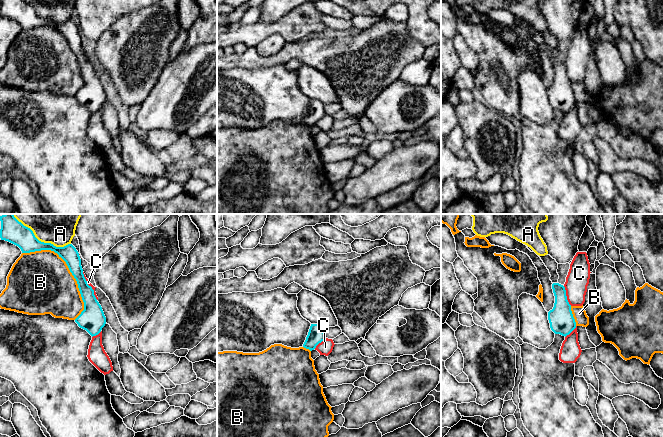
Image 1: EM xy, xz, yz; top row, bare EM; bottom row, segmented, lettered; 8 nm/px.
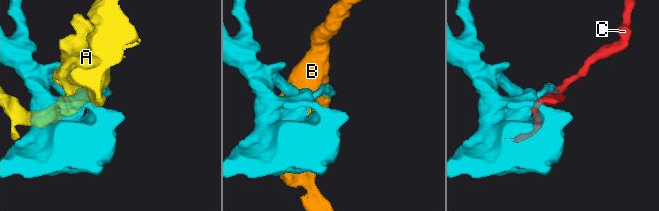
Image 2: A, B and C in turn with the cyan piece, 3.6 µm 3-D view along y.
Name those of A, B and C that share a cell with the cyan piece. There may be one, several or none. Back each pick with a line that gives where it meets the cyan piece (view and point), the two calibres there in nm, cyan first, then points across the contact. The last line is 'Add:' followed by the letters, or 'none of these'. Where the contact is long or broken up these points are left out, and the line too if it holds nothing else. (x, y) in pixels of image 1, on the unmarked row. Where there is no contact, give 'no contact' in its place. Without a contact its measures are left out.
Add: none of these

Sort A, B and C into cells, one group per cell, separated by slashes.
A / B / C

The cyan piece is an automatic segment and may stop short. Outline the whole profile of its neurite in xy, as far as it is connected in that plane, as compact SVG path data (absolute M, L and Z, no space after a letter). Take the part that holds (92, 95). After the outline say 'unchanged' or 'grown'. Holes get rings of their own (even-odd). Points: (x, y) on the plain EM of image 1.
M1 0L0 14L18 22L22 29L41 26L51 26L57 29L66 38L76 55L84 78L84 86L75 95L75 98L92 113L101 108L106 100L106 93L94 71L94 66L88 61L84 53L79 29L72 20L56 23L51 19L41 18L35 13L33 7L23 0Z; unchanged

